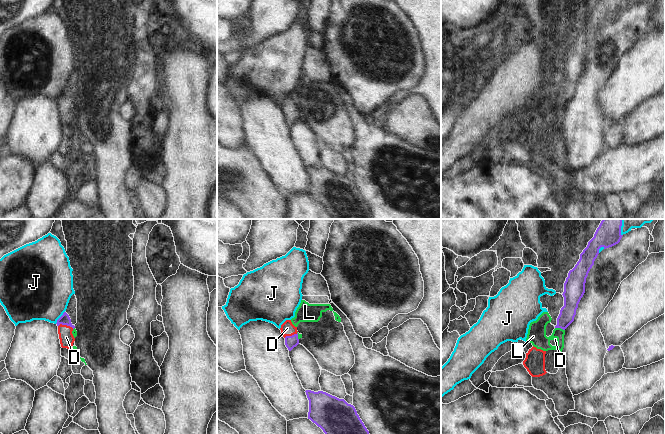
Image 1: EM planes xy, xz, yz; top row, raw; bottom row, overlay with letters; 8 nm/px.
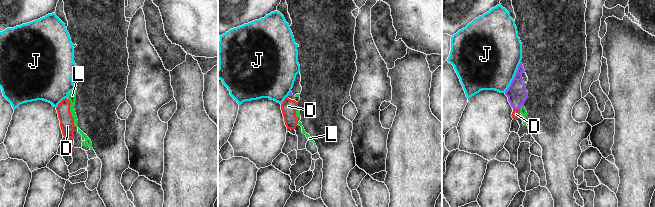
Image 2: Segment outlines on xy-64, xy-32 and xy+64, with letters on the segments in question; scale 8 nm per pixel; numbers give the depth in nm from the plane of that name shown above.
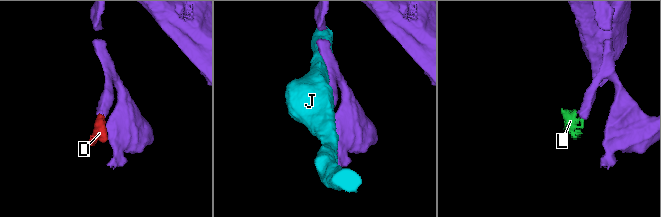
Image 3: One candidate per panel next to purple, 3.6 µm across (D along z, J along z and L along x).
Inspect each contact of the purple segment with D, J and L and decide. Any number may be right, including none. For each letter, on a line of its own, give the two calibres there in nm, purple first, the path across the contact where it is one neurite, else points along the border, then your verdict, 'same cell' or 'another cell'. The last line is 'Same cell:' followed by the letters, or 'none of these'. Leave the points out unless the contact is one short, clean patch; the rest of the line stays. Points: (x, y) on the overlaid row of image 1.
D: calibres 80 and 120 nm; way xy (64, 319), (66, 324), (66, 337); same cell
J: calibres 80 and 440 nm; another cell
L: calibres 130 and 150 nm; border yz (555, 327), (560, 327), (564, 330); another cell
Same cell: D

